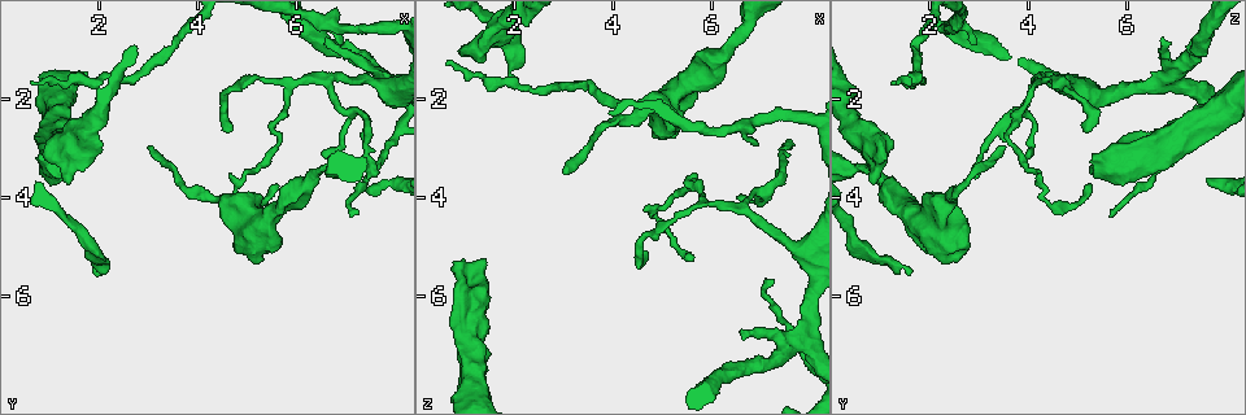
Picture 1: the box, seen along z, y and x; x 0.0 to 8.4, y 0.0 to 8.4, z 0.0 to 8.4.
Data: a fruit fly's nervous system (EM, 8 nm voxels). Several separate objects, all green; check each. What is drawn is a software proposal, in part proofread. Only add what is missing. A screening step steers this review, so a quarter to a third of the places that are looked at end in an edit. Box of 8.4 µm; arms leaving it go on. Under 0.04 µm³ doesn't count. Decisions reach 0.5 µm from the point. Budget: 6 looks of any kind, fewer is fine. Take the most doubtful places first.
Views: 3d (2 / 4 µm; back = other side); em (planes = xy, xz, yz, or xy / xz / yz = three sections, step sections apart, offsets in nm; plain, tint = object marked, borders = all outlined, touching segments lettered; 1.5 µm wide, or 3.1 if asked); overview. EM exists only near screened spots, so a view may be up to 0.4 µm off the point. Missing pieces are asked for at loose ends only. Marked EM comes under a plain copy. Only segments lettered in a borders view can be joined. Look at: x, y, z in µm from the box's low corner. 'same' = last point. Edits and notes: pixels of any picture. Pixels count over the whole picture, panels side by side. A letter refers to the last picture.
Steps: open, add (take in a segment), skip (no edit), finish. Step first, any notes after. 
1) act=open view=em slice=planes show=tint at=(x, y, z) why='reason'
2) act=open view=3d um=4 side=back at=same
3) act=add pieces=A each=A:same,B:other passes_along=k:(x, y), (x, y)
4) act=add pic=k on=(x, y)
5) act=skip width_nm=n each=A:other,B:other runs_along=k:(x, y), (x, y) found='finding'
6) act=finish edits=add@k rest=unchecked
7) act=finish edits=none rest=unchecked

act=open view=em slice=planes show=borders at=(5.60, 5.05, 1.95) why='an open end'

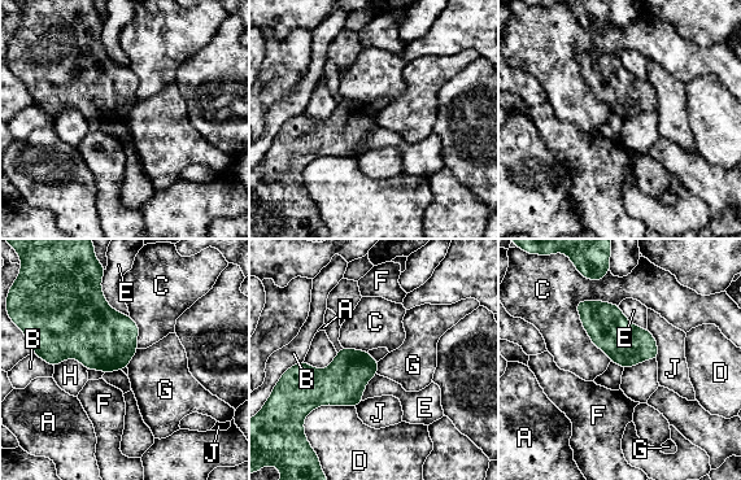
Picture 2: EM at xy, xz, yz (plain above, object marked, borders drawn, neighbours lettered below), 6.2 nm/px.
act=skip each=A:other,B:other,C:other,D:other,E:other,F:other,G:other,H:other,J:other border=2:(138, 349), (126, 366) found='none of them fits'

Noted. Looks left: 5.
act=open view=em slice=planes show=borders at=(6.65, 0.80, 6.70) why='an open end'

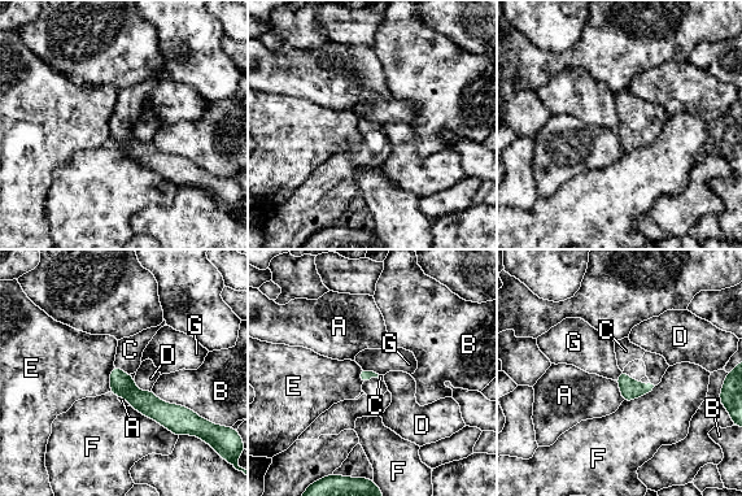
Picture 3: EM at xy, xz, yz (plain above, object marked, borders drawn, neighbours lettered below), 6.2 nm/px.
act=add pic=3 on=(130, 349) longest_contact=B:380nm each=A:other,B:other,C:same,D:other,E:other,F:other,G:other passes_along=3:(122, 384), (121, 370), (130, 349) found='it goes on there'

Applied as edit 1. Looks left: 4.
act=open view=overview

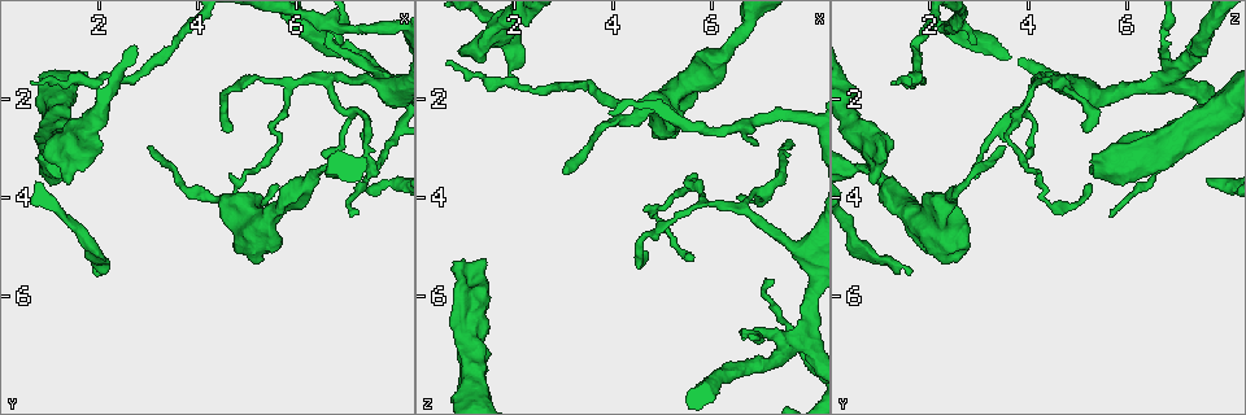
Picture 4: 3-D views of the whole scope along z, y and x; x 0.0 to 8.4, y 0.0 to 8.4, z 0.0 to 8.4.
act=open view=3d um=4 at=(3.05, 2.95, 3.55) why='an open end'

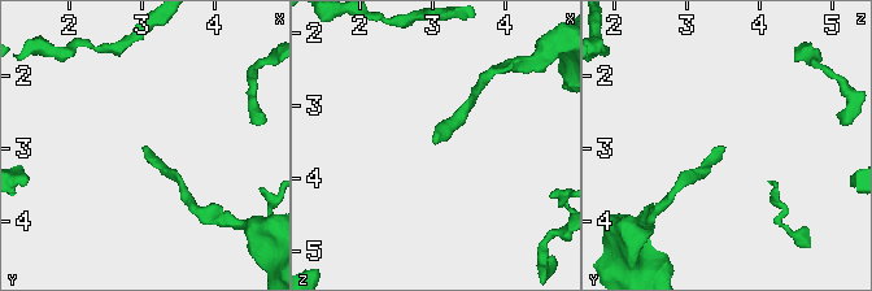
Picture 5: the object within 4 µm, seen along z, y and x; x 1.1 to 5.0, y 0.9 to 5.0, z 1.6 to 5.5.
act=open view=em slice=planes show=borders at=(3.10, 3.00, 3.50)

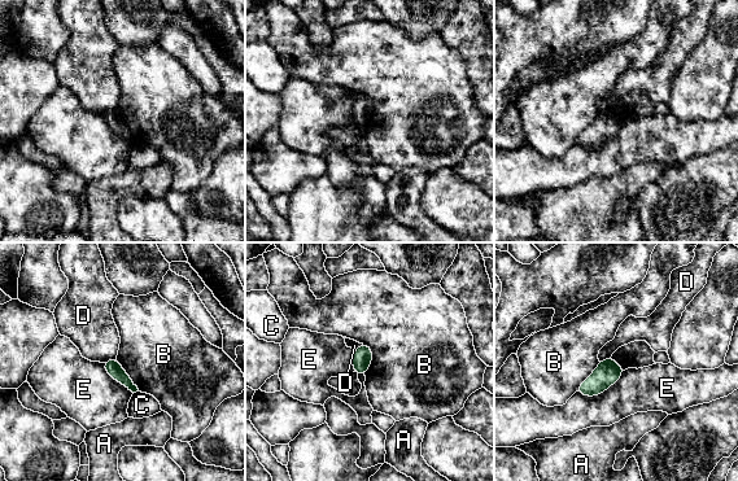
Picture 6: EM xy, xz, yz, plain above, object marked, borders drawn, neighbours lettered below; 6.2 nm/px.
act=skip each=A:other,B:other,C:other,D:other,E:other border=6:(362, 342), (371, 350), (363, 374) found='no lettered segment goes on from it'

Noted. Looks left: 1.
act=finish edits=add@3 rest=unchecked

